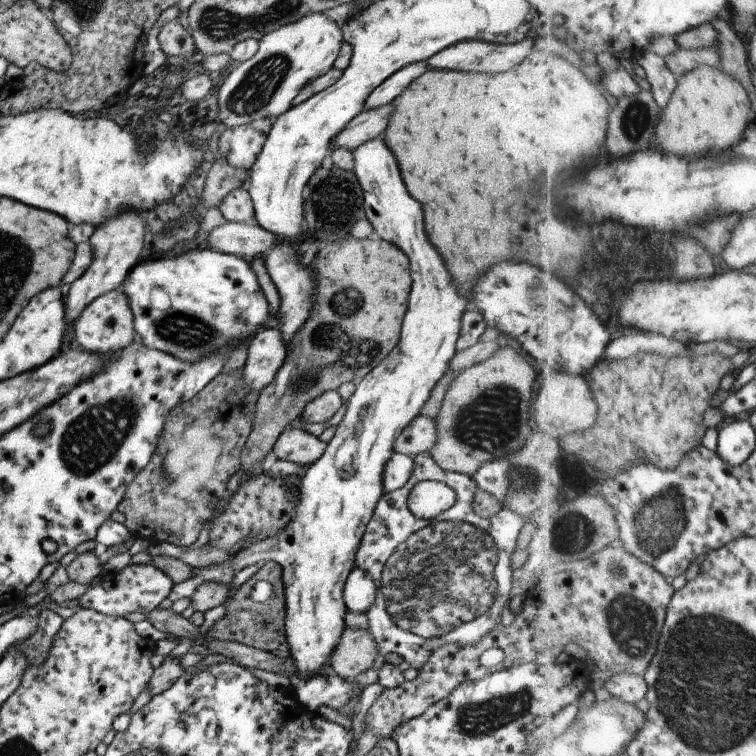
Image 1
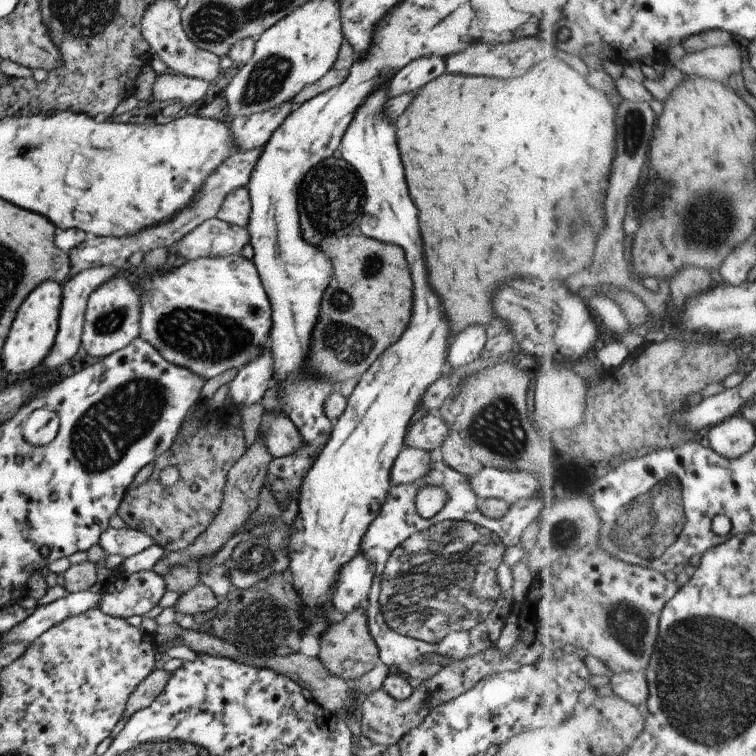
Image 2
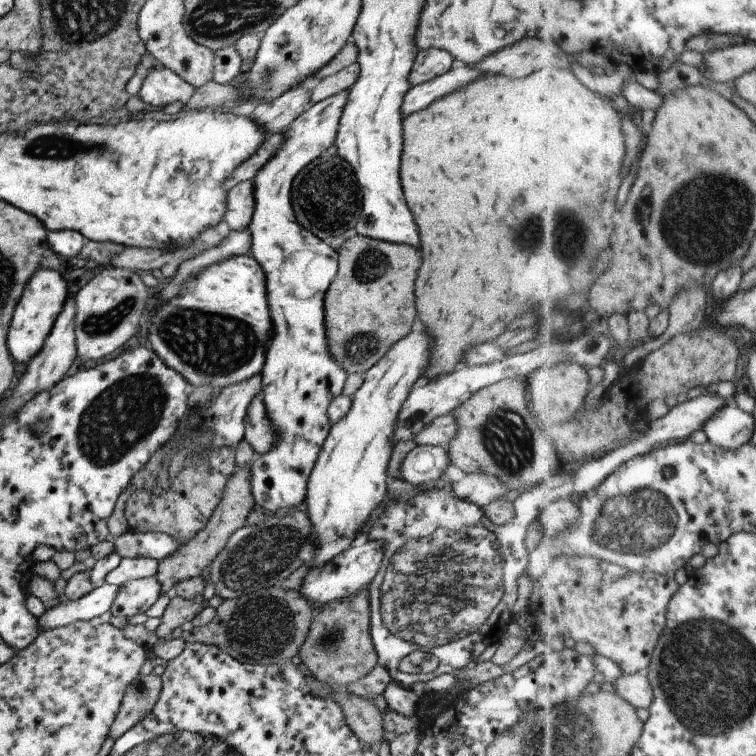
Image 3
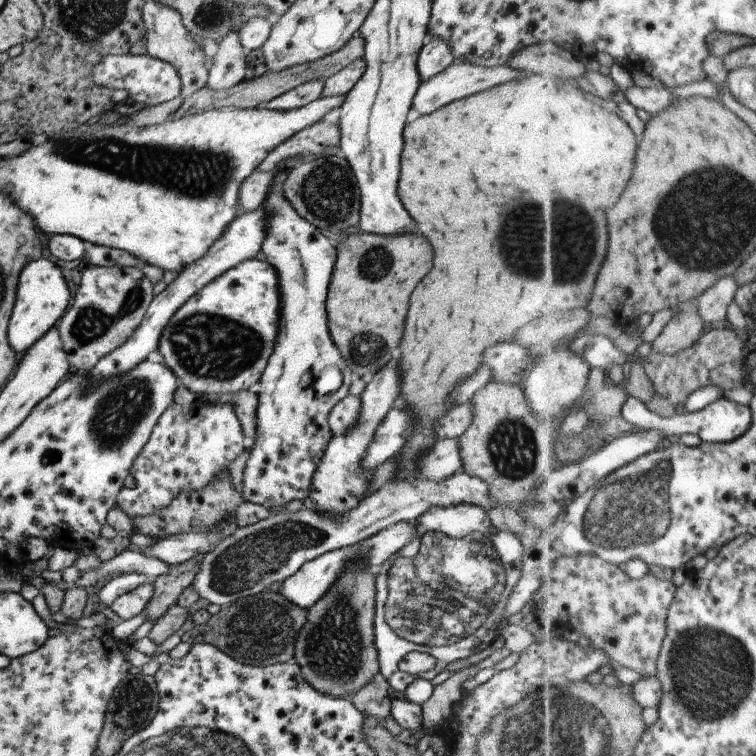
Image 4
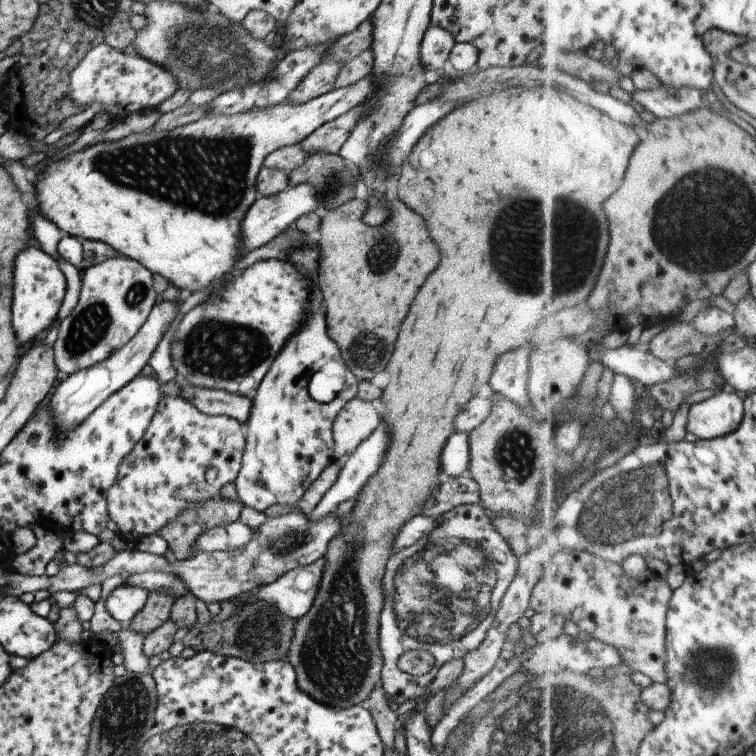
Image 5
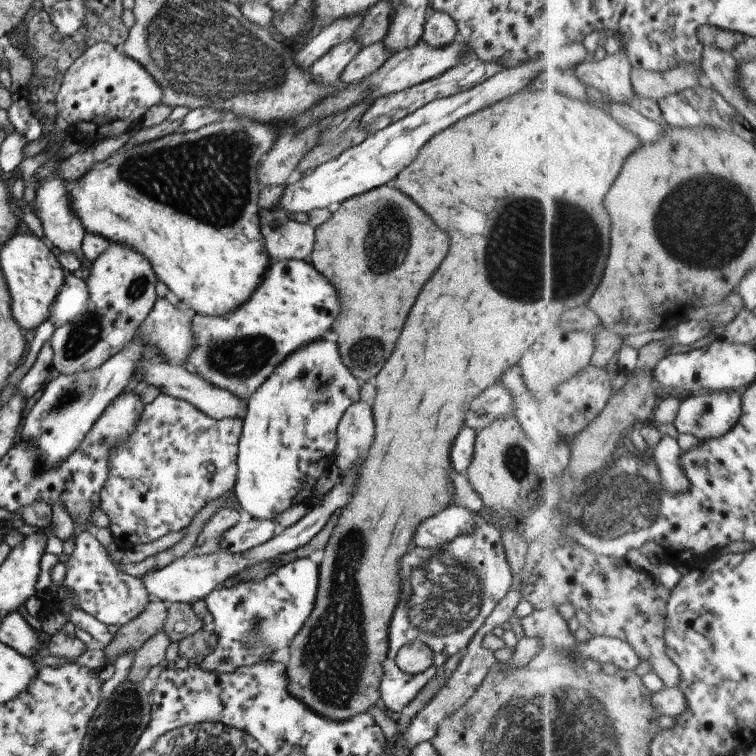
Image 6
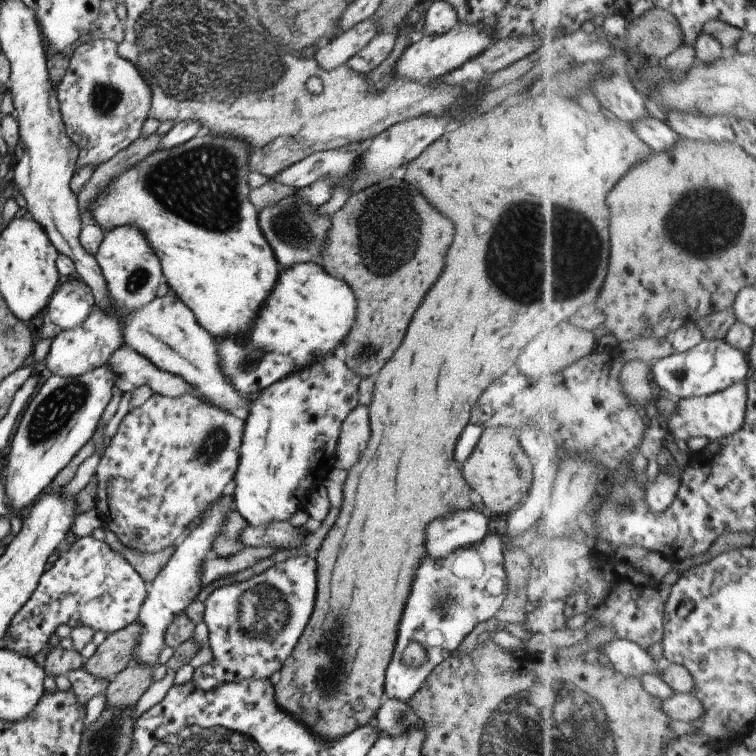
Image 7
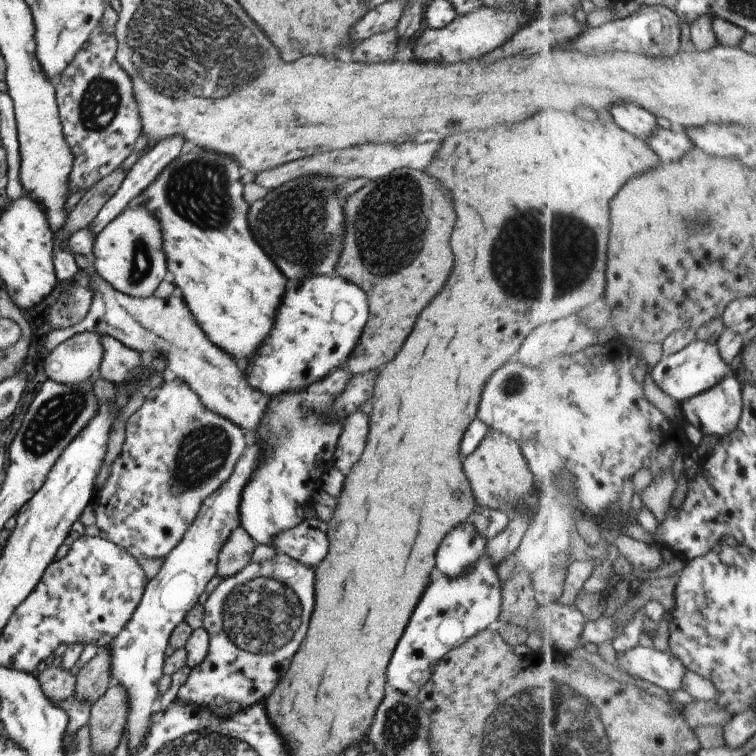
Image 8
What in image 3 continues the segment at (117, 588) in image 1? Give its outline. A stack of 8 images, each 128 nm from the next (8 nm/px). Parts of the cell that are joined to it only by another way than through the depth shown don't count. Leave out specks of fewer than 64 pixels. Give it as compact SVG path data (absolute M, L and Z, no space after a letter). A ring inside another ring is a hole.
M154 577L141 578L119 585L110 607L111 614L130 619L147 610L160 598L161 584Z

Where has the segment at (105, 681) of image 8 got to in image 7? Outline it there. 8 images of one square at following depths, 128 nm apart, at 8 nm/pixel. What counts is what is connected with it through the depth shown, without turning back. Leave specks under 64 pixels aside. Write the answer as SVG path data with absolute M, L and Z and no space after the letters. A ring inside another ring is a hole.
M135 621L126 628L109 634L96 648L94 656L85 662L84 670L96 679L111 680L132 663L140 632L142 626Z

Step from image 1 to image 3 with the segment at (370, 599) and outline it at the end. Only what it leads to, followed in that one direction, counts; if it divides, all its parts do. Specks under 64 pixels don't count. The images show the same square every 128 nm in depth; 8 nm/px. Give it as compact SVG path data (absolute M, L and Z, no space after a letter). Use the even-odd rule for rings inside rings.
M369 541L363 546L350 547L342 554L336 555L330 563L325 564L319 569L309 571L304 578L302 587L298 591L300 594L312 604L319 602L328 605L334 601L348 600L356 597L362 590L366 590L367 586L376 576L383 559L382 541Z

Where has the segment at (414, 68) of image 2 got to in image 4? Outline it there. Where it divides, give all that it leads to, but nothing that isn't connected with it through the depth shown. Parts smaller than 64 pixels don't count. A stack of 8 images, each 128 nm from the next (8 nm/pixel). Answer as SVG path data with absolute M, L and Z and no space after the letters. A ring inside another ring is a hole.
M436 37L428 38L417 58L417 71L425 81L446 70L455 60L447 42Z

